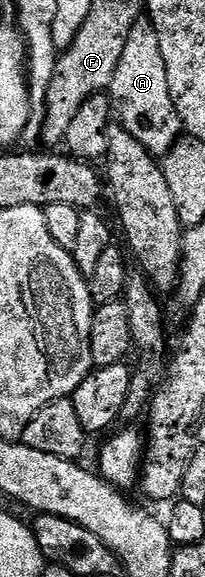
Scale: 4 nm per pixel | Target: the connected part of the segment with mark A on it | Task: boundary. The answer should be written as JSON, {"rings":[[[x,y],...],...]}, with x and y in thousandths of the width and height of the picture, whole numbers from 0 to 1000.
{"rings":[[[693,31],[639,45],[620,80],[600,80],[600,101],[580,101],[580,114],[561,121],[541,165],[610,227],[634,229],[746,270],[800,274],[888,236],[893,217],[834,159],[834,142],[815,139],[815,107],[795,101],[785,66],[741,33]]]}

